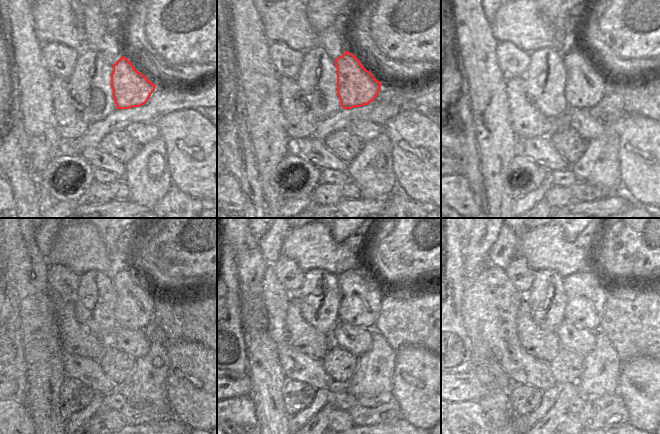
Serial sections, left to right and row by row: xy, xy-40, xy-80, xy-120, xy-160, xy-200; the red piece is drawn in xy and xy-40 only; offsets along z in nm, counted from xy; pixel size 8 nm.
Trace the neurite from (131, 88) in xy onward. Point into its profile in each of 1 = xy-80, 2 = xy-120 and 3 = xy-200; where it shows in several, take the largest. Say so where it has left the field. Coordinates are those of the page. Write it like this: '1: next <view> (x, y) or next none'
1: next xy-80 (585, 85)
2: next xy-120 (135, 305)
3: next xy-200 (586, 295)

